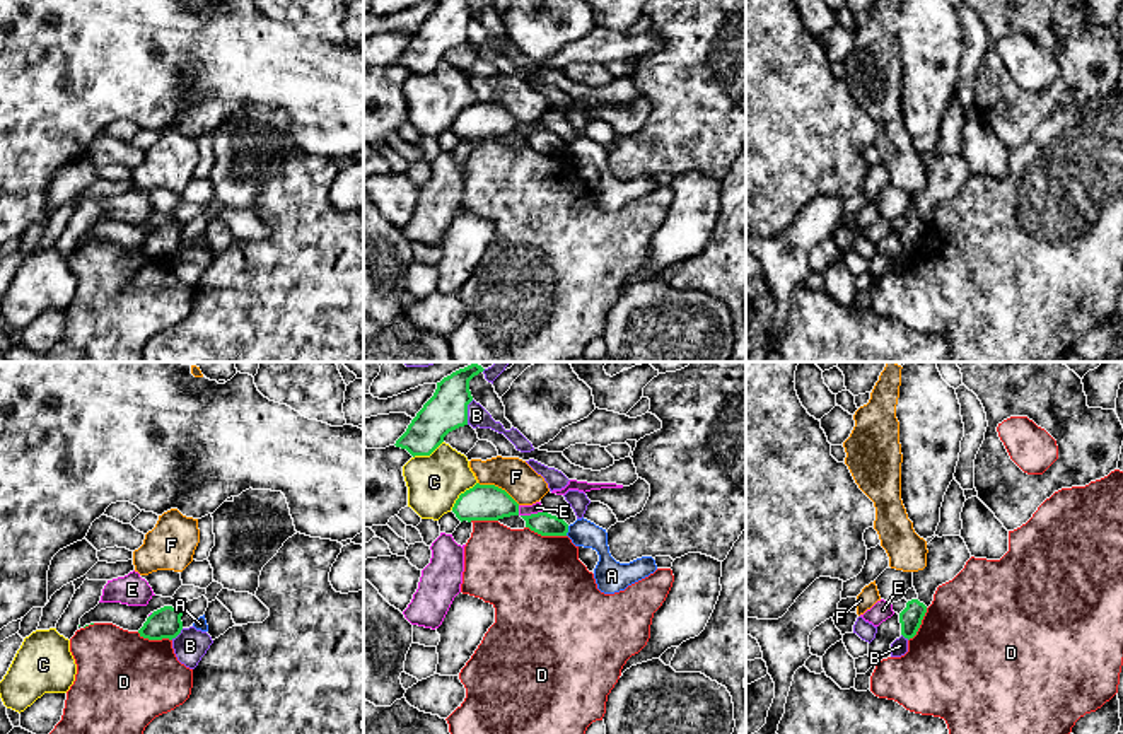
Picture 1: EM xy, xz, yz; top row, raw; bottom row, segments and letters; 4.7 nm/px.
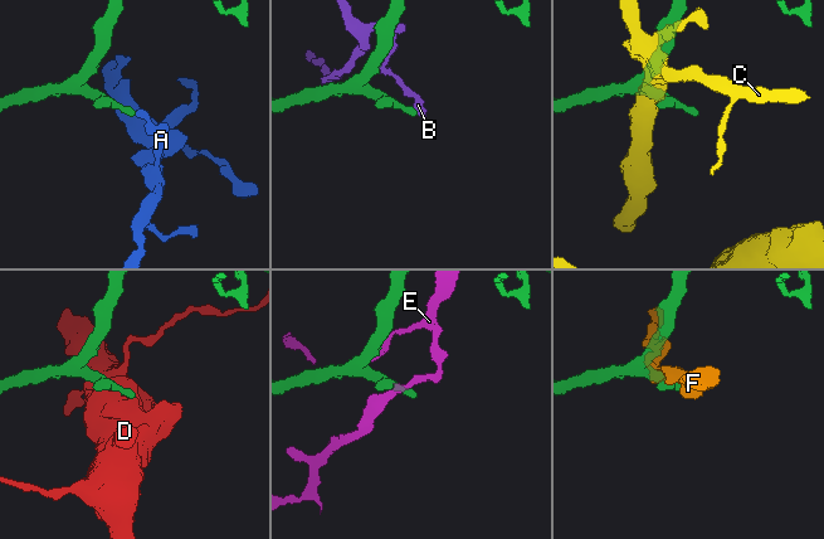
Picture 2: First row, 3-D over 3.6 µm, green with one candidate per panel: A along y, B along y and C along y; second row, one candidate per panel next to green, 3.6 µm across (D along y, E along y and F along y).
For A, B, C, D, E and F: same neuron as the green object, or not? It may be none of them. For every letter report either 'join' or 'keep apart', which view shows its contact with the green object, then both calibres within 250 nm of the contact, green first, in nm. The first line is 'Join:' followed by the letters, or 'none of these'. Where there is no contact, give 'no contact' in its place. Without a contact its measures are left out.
Join: none of these
A: keep apart; meets green in xz; 110 nm thick on the green side, 130 nm on the other
B: keep apart; meets green in xz; 190 nm thick on the green side, 100 nm on the other
C: keep apart; meets green in xz; 180 nm thick on the green side, 260 nm on the other
D: keep apart; meets green in xz; 110 nm thick on the green side, 460 nm on the other
E: keep apart; meets green in xz; 110 nm thick on the green side, 50 nm on the other
F: keep apart; meets green in xz; 180 nm thick on the green side, 170 nm on the other

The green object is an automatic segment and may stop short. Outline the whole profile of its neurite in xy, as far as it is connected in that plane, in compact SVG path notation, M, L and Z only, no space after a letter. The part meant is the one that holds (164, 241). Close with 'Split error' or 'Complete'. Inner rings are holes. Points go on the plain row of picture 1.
M164 224L154 229L143 244L138 248L140 254L148 258L176 256L183 248L183 224Z. Complete

